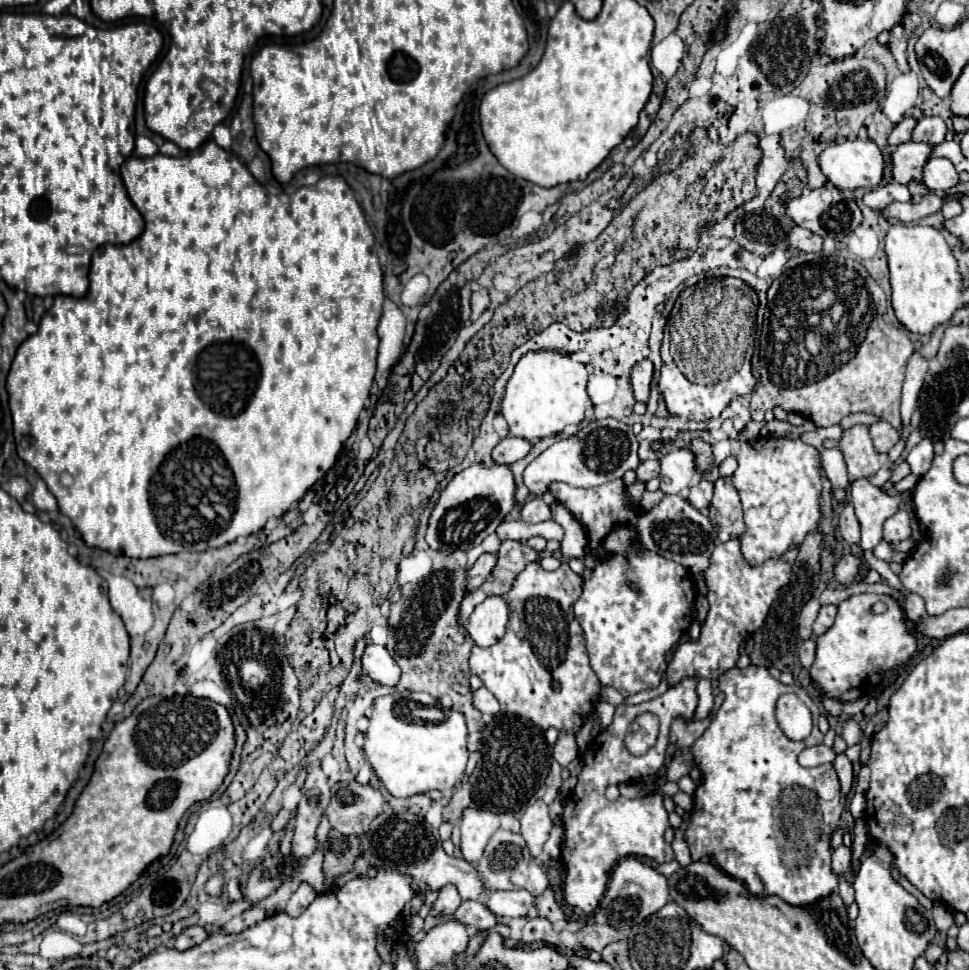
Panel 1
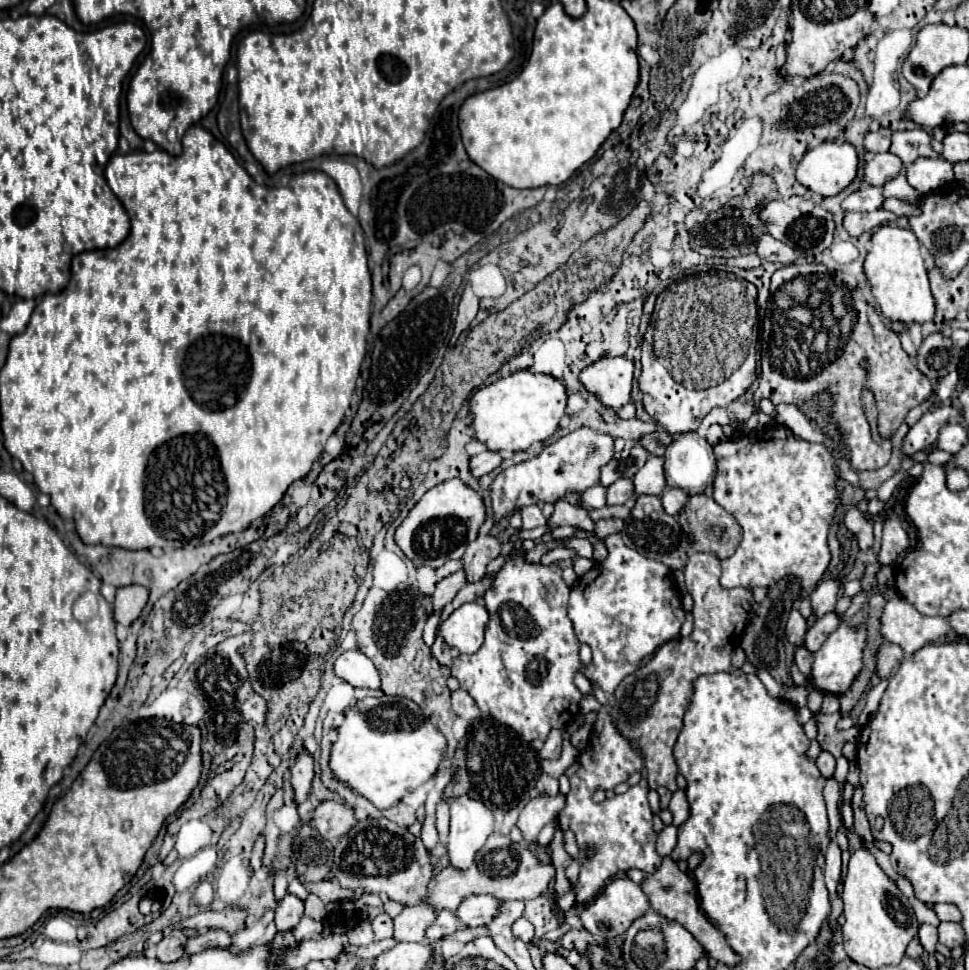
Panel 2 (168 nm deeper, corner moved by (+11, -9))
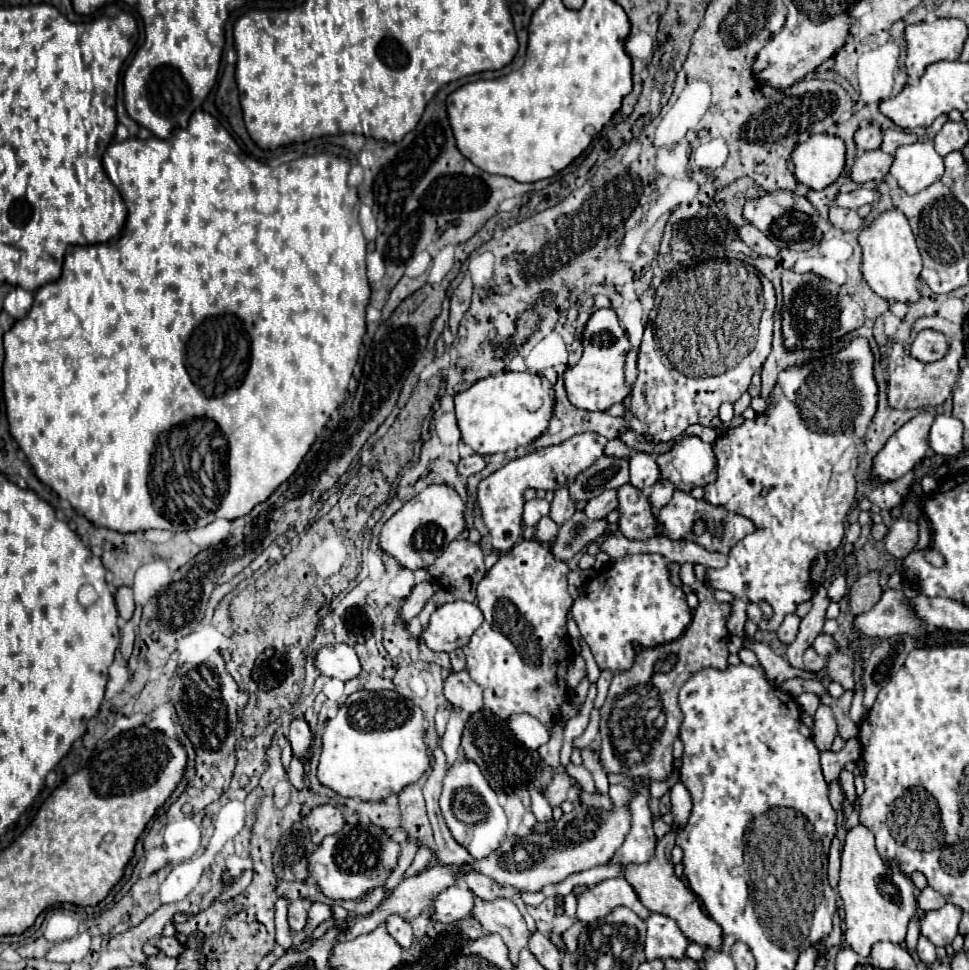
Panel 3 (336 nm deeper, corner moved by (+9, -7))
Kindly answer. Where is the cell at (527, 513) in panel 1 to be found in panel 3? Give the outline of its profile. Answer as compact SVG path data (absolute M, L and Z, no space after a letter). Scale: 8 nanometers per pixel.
M532 499L528 503L524 503L524 525L532 527L536 525L542 517L546 517L550 511L550 505L546 499Z

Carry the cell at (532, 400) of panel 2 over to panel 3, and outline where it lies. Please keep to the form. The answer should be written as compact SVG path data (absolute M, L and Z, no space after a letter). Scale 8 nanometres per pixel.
M512 371L476 381L470 389L458 393L454 403L462 441L468 443L478 455L504 453L532 443L548 427L554 411L554 399L538 375Z

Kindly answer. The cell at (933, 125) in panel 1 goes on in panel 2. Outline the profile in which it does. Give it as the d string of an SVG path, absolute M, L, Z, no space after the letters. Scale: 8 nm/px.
M920 127L912 131L894 133L890 153L898 155L904 165L912 163L916 157L940 157L930 147L930 135Z

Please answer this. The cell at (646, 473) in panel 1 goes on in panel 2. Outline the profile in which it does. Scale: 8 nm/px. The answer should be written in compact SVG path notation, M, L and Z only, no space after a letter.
M618 479L618 483L612 483L606 491L606 505L622 505L634 495L632 479Z

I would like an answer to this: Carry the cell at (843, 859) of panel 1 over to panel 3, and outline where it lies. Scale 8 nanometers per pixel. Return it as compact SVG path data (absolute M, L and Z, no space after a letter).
M834 837L832 847L830 847L830 863L828 863L828 881L832 885L832 889L838 889L838 875L840 875L840 841Z

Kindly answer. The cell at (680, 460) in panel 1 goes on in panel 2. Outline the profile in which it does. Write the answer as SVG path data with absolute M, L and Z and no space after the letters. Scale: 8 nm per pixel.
M648 457L646 465L634 475L632 479L634 491L638 495L660 495L666 489L664 479L664 459L662 457Z

